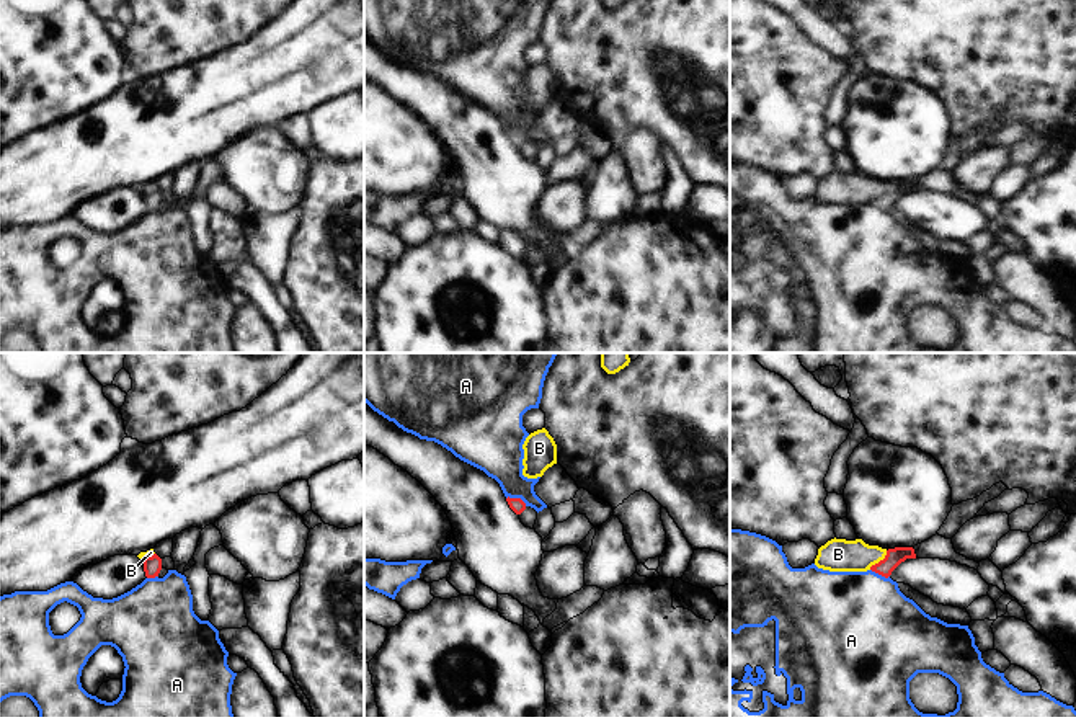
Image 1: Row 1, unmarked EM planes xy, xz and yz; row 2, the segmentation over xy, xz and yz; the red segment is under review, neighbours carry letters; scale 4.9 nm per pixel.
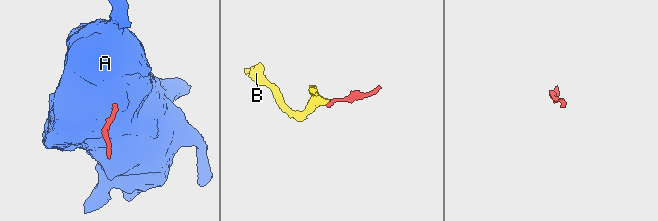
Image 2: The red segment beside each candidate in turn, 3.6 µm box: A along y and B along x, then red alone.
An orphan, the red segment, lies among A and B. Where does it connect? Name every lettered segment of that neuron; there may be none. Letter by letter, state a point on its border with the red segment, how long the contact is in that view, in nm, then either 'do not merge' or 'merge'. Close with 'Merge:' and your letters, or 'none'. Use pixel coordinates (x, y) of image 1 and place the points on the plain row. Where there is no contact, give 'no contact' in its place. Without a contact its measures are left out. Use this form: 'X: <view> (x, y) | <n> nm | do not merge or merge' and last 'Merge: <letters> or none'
A: xz (516, 133) | 110 nm | do not merge
B: yz (880, 195) | 130 nm | merge
Merge: B

